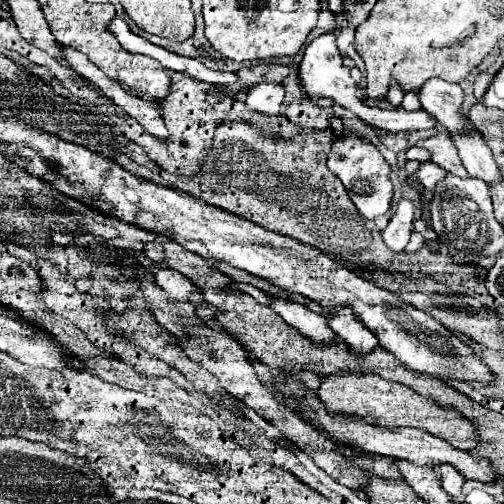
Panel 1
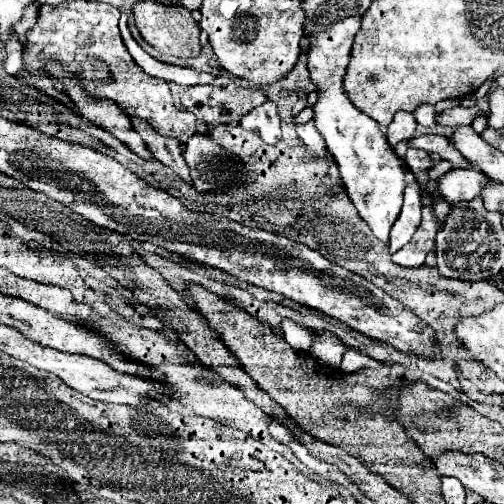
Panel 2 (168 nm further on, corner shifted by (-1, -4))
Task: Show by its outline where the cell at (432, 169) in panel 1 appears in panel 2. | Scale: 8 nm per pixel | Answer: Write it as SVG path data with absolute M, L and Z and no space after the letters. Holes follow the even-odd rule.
M476 168L452 170L438 178L438 188L448 202L470 202L482 198L482 188L488 184L488 176Z

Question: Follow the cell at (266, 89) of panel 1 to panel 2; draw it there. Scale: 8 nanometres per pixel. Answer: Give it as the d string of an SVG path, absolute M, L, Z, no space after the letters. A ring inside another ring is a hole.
M264 102L260 108L248 112L248 116L240 120L240 126L244 130L258 134L266 144L276 144L282 136L278 106L274 102Z

